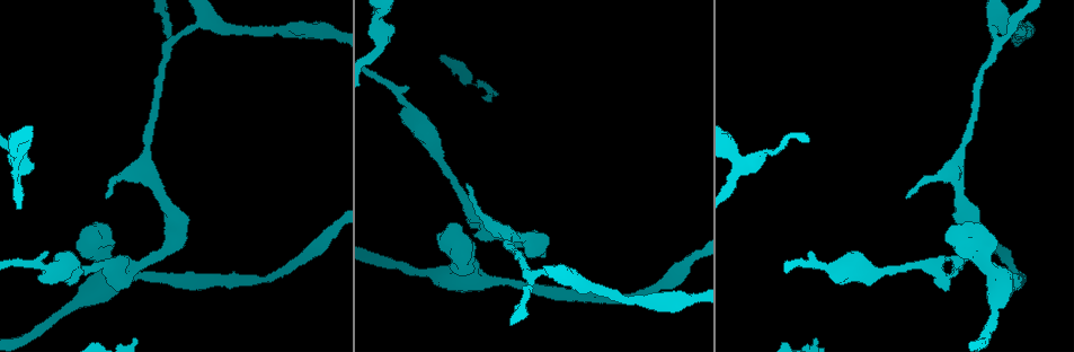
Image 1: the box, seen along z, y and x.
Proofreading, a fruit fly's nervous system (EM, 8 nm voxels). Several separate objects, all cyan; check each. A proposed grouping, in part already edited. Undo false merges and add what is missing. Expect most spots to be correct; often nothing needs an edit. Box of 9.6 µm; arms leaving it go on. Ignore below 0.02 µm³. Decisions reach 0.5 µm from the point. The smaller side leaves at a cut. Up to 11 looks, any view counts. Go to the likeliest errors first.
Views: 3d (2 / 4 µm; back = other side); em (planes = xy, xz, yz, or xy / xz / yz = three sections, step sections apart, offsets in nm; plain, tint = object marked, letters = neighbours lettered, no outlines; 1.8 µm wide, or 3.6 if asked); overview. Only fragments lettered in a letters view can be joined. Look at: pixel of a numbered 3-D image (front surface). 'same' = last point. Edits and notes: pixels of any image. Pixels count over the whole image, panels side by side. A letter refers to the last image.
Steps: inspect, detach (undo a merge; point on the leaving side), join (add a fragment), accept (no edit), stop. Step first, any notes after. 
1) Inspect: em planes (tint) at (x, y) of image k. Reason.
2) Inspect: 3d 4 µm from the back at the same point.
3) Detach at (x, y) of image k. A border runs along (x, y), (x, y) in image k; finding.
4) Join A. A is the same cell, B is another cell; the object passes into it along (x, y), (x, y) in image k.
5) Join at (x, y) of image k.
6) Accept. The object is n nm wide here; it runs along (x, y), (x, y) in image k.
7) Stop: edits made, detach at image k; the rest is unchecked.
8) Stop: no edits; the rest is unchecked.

Inspect: em xy step 16 (tint) at (127, 271) of image 1. Thin neck.

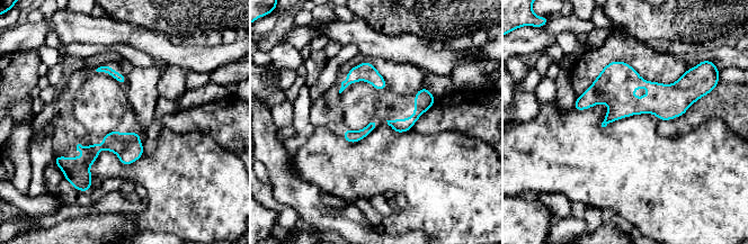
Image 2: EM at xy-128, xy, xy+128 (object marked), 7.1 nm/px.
Inspect: em planes (letters) at the same point. Cut it another way.

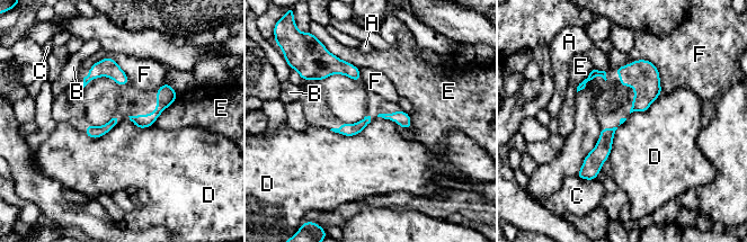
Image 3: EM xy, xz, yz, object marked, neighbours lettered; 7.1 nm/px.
Accept. A, B, C, D, E and F are other cells; a border runs along (627, 118), (601, 170) in image 3; continuous, no second cell.

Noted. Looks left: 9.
Inspect: 3d 4 µm from the back at (856, 264) of image 1. A fork.

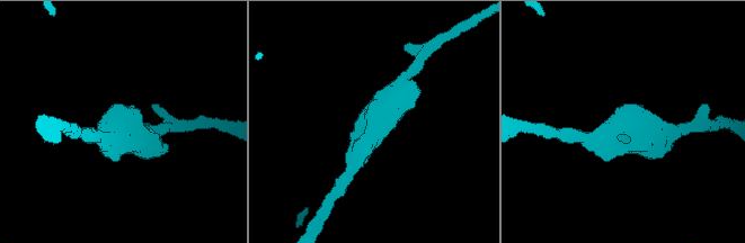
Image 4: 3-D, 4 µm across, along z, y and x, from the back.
Inspect: em planes (letters) at (623, 127) of image 4.

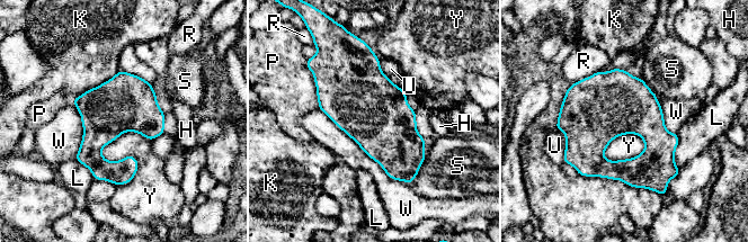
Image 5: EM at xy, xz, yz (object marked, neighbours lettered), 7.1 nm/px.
Accept. H, K, L, P, R, S, U, W and Y are other cells; one cell here.

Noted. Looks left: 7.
Inspect: 3d 4 µm at (390, 25) of image 1. Free end.

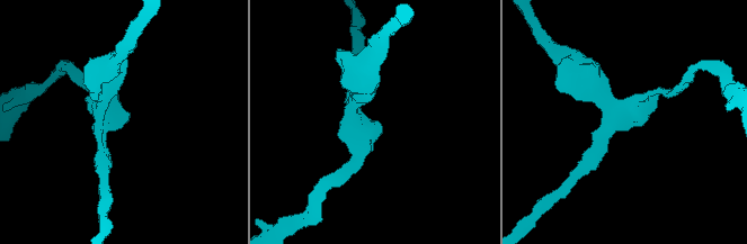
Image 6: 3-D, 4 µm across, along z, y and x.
Inspect: em xz step 16 (letters) at (120, 128) of image 6.

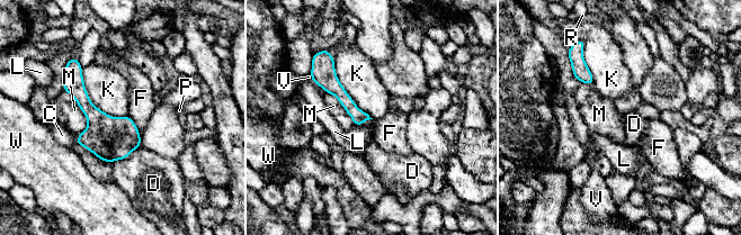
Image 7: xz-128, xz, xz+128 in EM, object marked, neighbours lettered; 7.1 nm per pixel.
Accept. The longest contact is with K, 480 nm; C, D, F, K, L, M, P, R, V and W are other cells; it runs along (329, 66), (329, 82), (359, 121) in image 7; none of them fits.

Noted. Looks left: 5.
Inspect: 3d 4 µm at (1000, 300) of image 1. Sudden change in width.

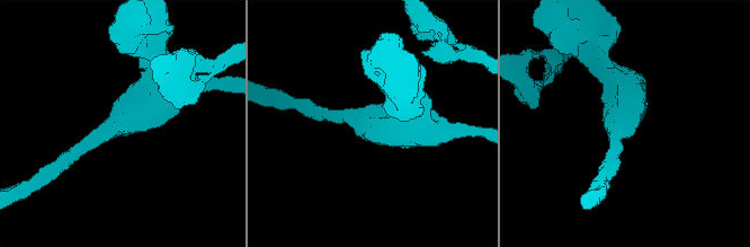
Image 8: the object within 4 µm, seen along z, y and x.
Inspect: em planes (letters) at (117, 124) of image 8. The arms are 200, 650 nm wide.

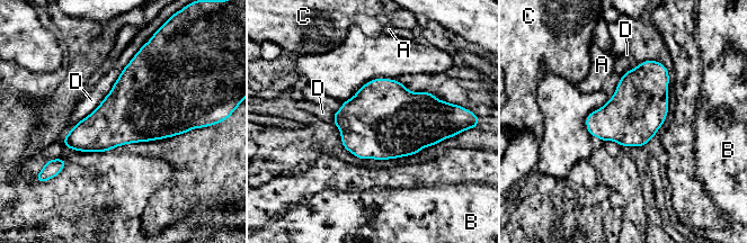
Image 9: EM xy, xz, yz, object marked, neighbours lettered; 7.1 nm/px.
Accept. A, B, C and D are other cells; a border runs along (143, 44), (109, 92), (64, 137) in image 9; all the same cell.

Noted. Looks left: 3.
Stop: no edits; the rest is unchecked.

